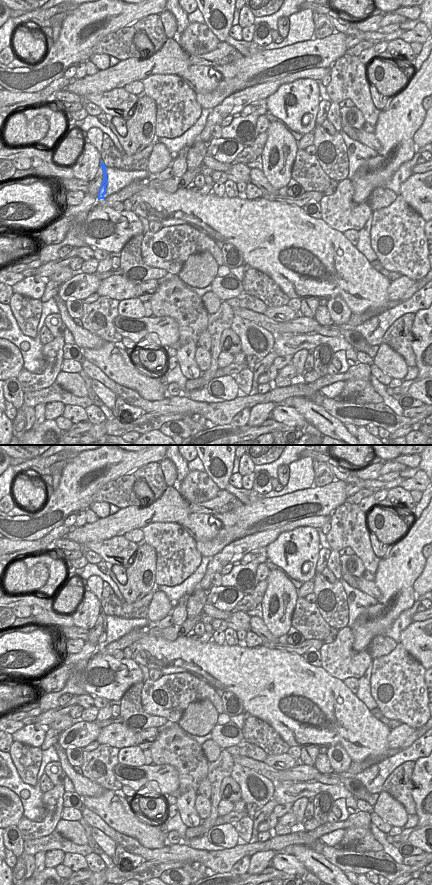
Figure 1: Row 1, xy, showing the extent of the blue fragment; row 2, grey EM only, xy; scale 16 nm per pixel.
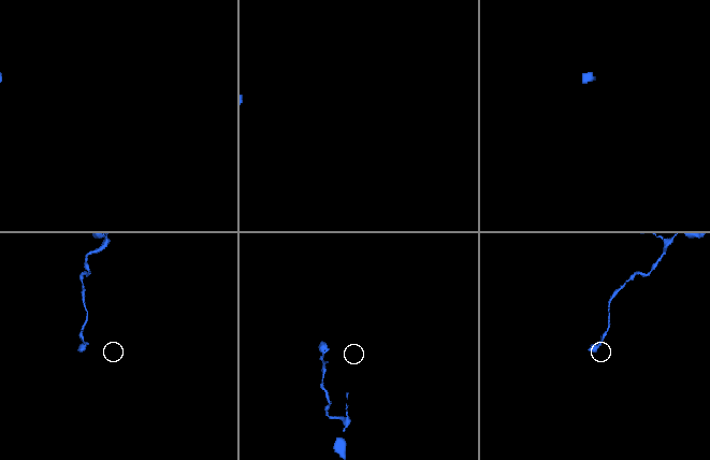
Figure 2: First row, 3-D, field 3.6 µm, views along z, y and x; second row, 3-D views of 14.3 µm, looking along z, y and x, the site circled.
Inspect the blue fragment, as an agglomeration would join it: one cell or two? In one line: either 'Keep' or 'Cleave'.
Keep

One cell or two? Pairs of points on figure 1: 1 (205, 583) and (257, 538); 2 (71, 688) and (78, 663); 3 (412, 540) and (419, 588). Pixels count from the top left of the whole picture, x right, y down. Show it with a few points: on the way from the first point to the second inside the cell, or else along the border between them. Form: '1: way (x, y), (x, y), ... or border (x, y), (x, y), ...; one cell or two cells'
1: way (213, 568), (225, 556), (242, 546); one cell
2: border (73, 673), (60, 690), (53, 691); two cells
3: border (421, 572), (413, 584), (415, 594); two cells

